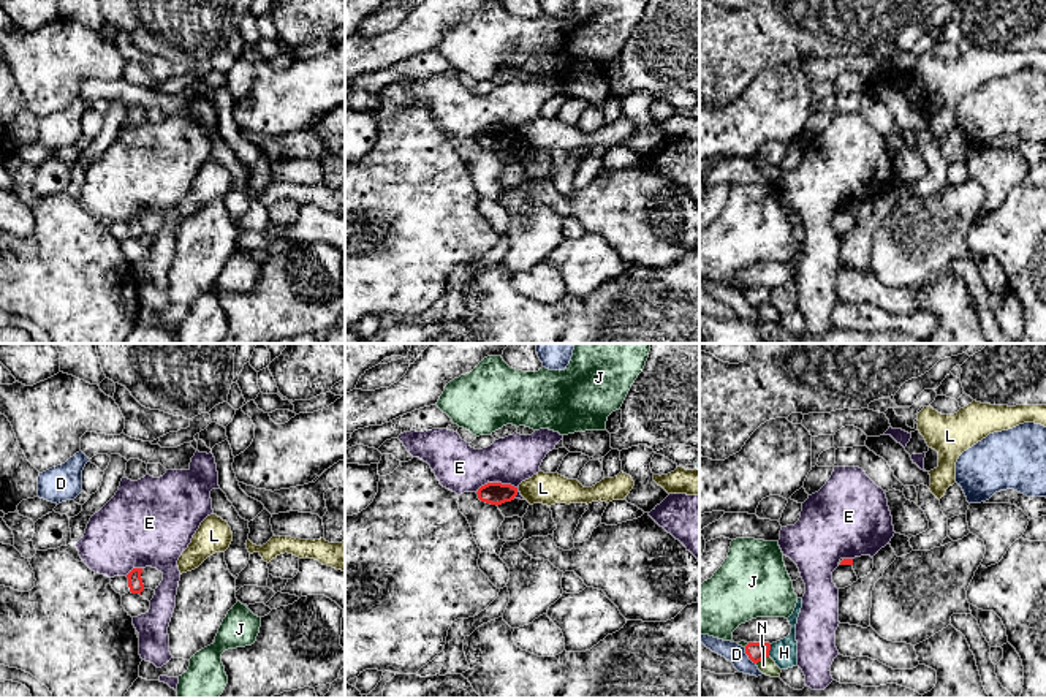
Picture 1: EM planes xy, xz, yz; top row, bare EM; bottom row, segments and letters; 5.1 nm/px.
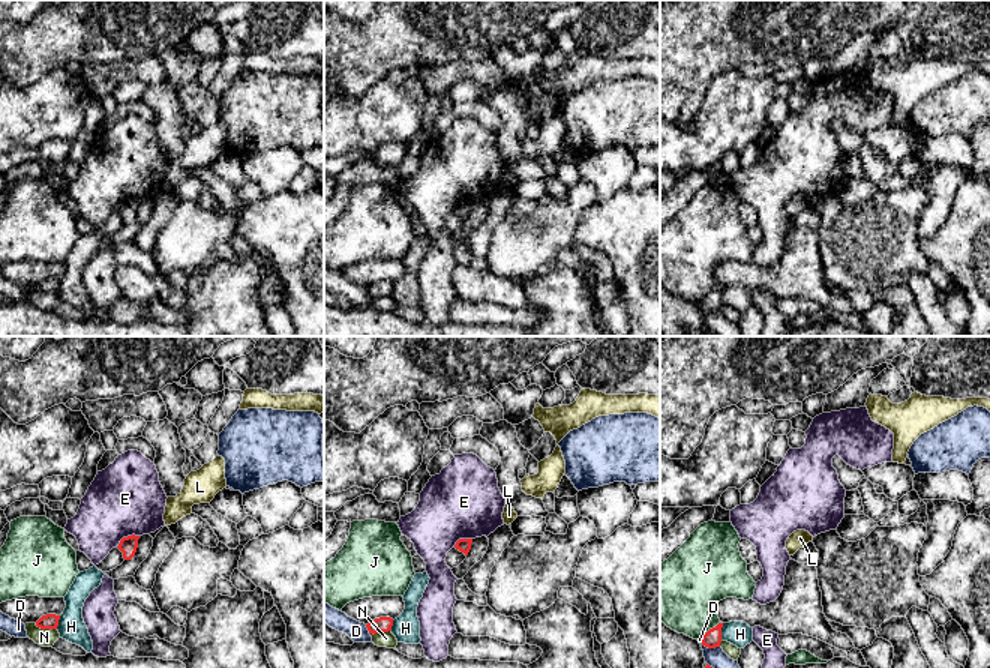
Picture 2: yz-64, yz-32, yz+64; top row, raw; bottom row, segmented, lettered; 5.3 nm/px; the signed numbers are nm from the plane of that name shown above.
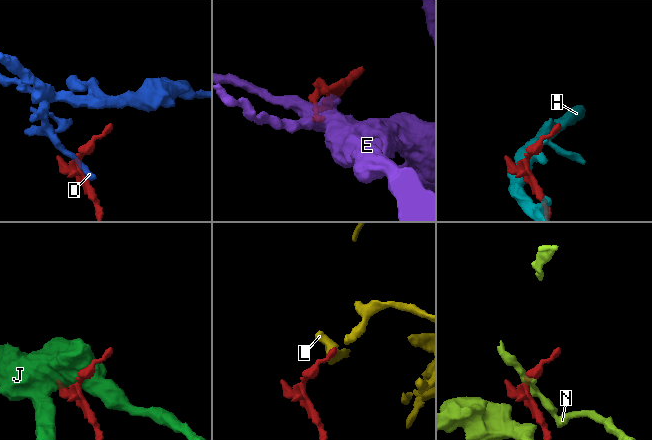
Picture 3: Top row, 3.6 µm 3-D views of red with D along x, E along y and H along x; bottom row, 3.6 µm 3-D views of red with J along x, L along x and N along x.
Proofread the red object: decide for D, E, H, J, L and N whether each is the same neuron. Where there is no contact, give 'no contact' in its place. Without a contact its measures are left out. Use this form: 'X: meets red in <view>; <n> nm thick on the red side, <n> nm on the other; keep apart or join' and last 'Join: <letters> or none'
D: meets red in yz; 100 nm thick on the red side, 100 nm on the other; keep apart
E: meets red in xz; 110 nm thick on the red side, 240 nm on the other; keep apart
H: meets red in yz; 100 nm thick on the red side, 140 nm on the other; keep apart
J: meets red in yz; 100 nm thick on the red side, 30 nm on the other; keep apart
L: meets red in yz; 30 nm thick on the red side, 20 nm on the other; keep apart
N: meets red in yz; 100 nm thick on the red side, 90 nm on the other; keep apart
Join: none

